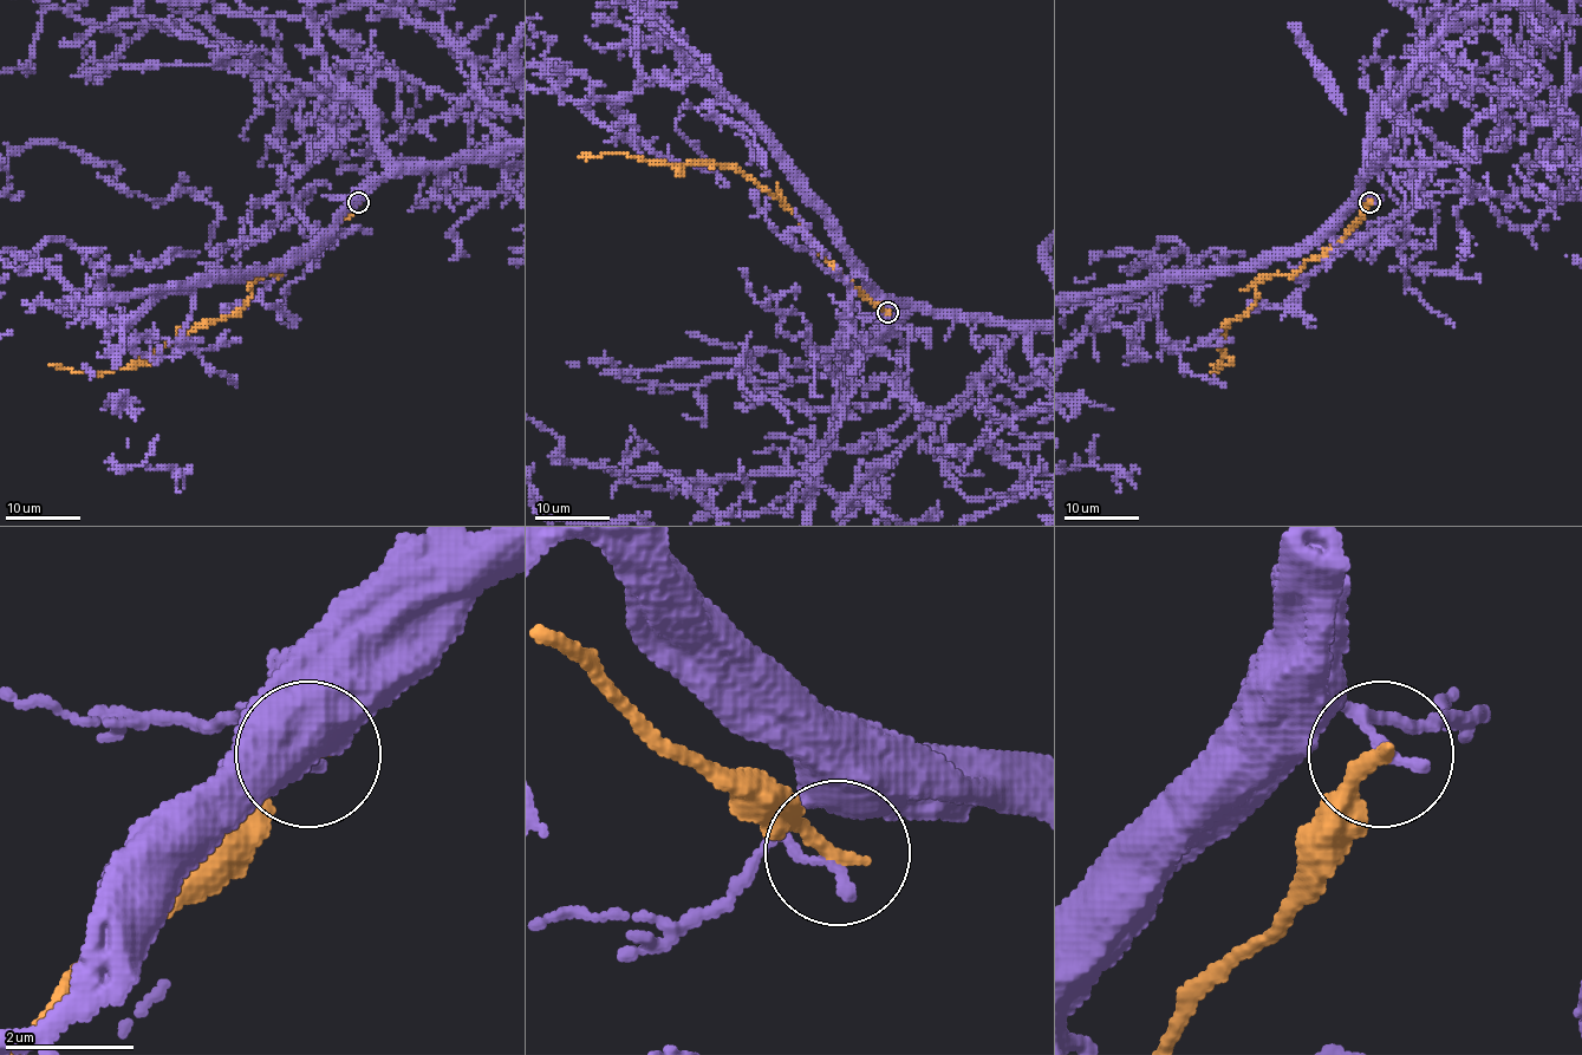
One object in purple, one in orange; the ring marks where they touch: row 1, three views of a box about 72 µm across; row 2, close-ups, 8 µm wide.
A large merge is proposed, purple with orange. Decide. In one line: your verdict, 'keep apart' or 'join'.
keep apart

